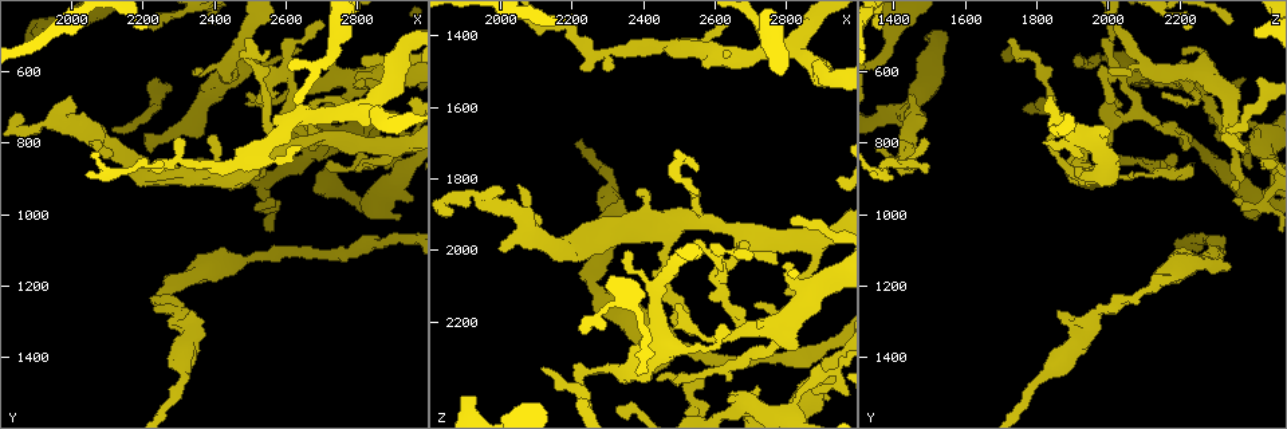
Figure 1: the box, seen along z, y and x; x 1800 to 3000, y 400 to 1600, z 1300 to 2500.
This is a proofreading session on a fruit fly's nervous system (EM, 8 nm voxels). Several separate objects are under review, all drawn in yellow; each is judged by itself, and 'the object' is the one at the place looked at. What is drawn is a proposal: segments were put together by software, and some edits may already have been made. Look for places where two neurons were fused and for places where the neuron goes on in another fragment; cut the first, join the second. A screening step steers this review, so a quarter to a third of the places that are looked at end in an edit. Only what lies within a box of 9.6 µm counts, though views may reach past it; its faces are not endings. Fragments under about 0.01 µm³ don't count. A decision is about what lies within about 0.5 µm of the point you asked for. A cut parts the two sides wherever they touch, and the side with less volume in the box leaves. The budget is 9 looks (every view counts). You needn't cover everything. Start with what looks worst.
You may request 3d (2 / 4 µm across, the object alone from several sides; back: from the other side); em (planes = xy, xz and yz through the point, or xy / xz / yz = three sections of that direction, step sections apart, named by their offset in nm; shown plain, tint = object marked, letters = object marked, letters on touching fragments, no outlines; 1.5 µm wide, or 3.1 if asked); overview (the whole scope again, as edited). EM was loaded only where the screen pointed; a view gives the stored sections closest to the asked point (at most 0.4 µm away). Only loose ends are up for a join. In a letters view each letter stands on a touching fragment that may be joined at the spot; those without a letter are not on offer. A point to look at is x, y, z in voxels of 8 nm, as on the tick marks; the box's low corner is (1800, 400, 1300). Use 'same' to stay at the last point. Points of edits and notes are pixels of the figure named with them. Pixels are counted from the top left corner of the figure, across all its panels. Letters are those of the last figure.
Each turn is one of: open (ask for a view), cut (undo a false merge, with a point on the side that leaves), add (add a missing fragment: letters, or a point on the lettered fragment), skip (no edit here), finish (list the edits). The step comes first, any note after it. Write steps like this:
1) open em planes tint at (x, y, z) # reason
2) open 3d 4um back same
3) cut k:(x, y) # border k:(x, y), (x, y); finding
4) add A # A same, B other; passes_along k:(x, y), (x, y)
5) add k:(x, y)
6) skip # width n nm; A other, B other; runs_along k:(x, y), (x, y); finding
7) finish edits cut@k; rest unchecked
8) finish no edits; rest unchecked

open em planes tint at (1930, 480, 2420) # long arm stops here

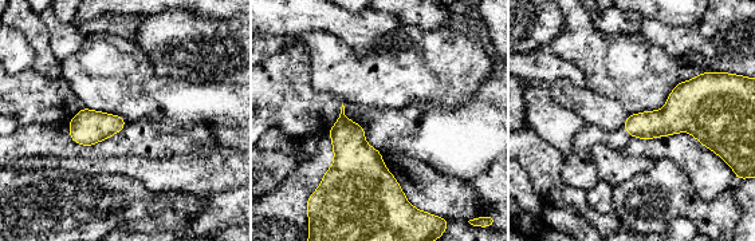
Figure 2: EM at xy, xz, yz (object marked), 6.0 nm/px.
open em planes letters same

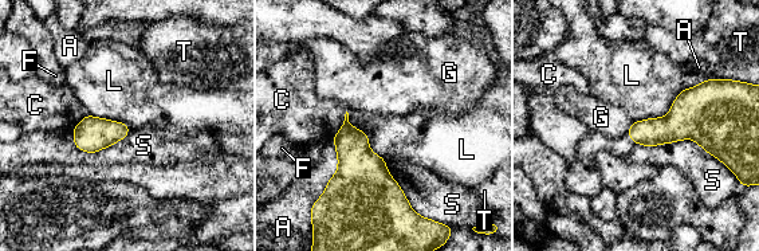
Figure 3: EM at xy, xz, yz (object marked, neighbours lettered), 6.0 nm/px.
skip # A other, C other, F other, G other, L other, S other, T other; border 3:(346, 112), (386, 161); none of them fits

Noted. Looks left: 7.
open em xy step 8 letters at (2450, 930, 2360) # long arm stops here

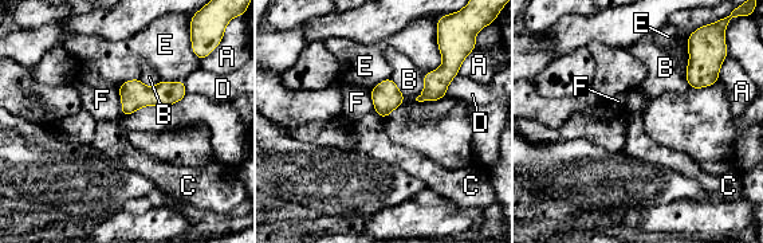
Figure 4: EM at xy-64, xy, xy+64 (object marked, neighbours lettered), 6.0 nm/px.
skip # width 170 nm; A other, B other, C other, D other, E other, F other; border 4:(374, 110), (384, 120); none of them fits

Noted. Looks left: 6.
open 3d 2um at (2800, 710, 1440) # branch point

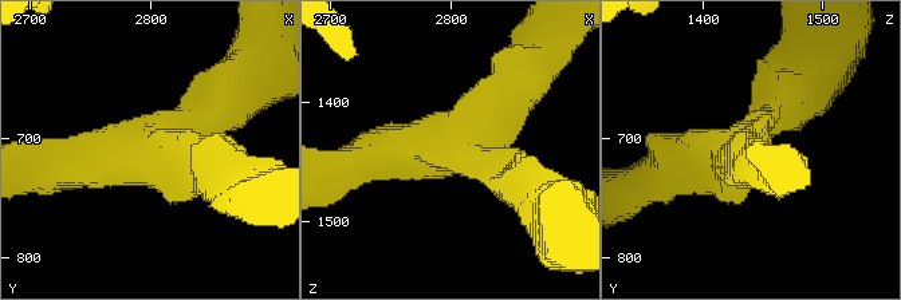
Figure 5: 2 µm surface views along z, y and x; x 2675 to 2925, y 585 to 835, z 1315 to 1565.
open em xz step 4 letters at (2806, 700, 1434) # arms 3; arm_widths 300, 320, 400 nm

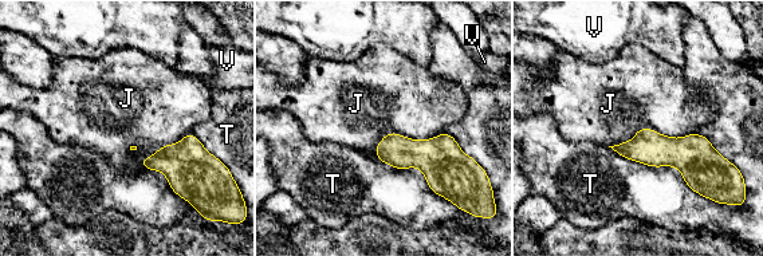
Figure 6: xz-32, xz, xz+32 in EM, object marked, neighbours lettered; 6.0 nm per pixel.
skip # width 170 nm; J other, T other, V other; border 6:(444, 132), (388, 133), (374, 154); continuous, no second neuron

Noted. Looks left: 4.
open 3d 2um at (2730, 1110, 2310) # a narrow waist

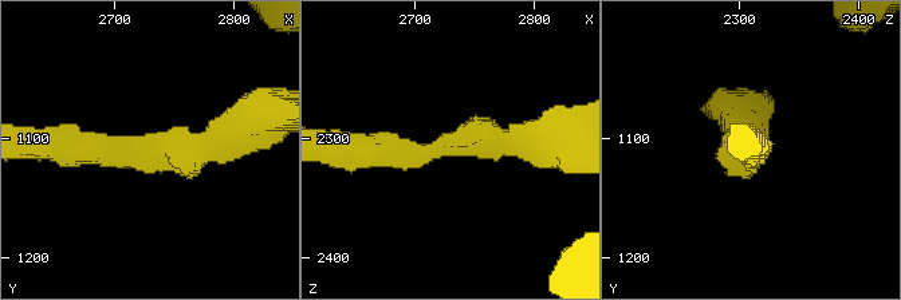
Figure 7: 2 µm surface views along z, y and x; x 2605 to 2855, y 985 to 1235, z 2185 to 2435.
open em planes plain at (2734, 1112, 2306)

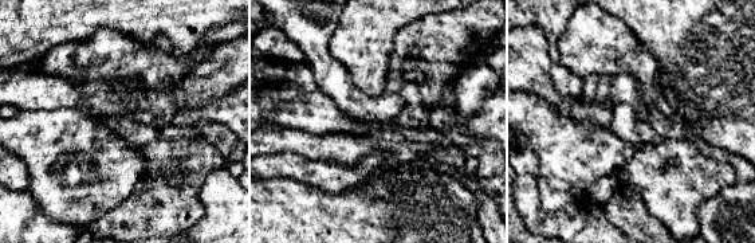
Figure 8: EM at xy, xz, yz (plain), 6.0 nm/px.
open em planes letters same

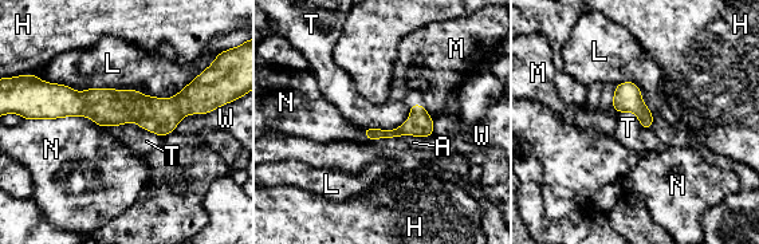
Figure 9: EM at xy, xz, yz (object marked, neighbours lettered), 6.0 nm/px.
skip # longest_contact L 650 nm; A other, H other, L other, M other, N other, T other, W other; continuous, no second neuron

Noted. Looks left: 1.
finish no edits; rest unchecked

